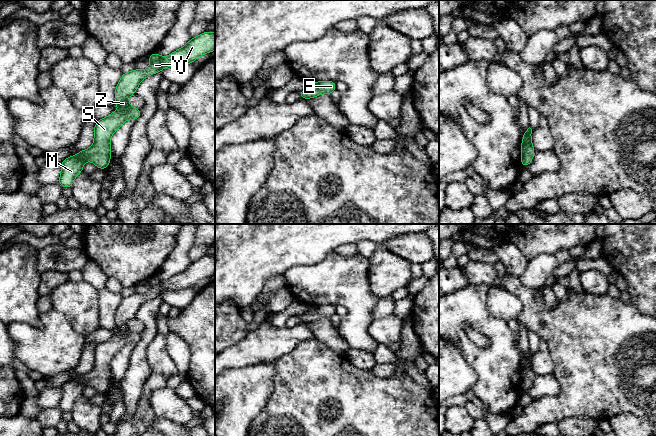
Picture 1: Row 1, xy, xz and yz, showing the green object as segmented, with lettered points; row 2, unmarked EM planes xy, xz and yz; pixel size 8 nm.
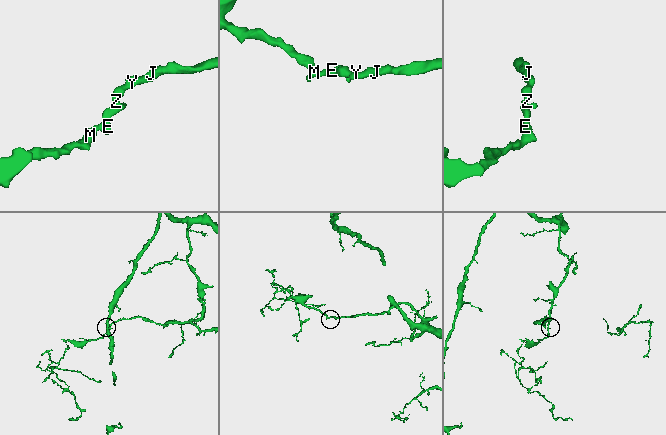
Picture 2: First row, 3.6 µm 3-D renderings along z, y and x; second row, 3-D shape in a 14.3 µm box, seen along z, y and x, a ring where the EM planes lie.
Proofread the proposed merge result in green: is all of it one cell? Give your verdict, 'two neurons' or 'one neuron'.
one neuron

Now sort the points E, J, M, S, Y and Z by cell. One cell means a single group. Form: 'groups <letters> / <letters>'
groups E J M S Y Z

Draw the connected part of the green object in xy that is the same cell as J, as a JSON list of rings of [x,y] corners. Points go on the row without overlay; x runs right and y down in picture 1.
[[[206,255],[191,262],[184,271],[167,281],[162,281],[156,276],[152,277],[148,280],[150,290],[147,293],[134,293],[123,297],[115,313],[115,329],[122,335],[115,334],[109,340],[100,343],[94,351],[93,369],[62,385],[59,408],[62,411],[71,412],[74,402],[83,395],[85,385],[93,386],[99,393],[105,394],[108,391],[111,382],[111,360],[126,344],[137,344],[141,340],[141,334],[131,331],[128,323],[136,317],[137,311],[145,301],[161,296],[165,291],[191,288],[199,280],[213,274],[215,274],[215,257]]]

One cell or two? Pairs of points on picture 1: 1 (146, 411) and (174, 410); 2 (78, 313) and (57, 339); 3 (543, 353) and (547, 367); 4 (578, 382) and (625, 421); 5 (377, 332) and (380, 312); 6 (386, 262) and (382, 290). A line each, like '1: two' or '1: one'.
1: two
2: two
3: one
4: two
5: two
6: one

